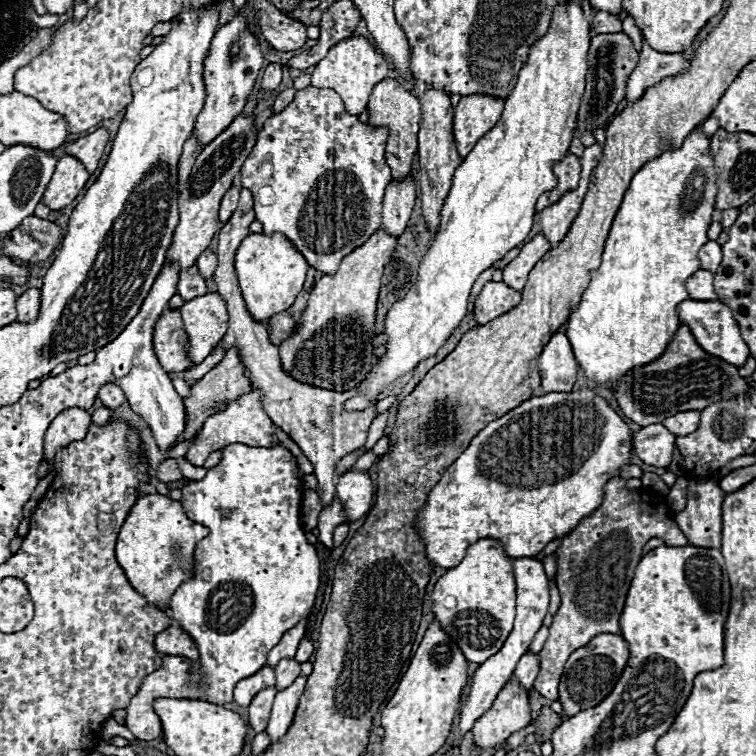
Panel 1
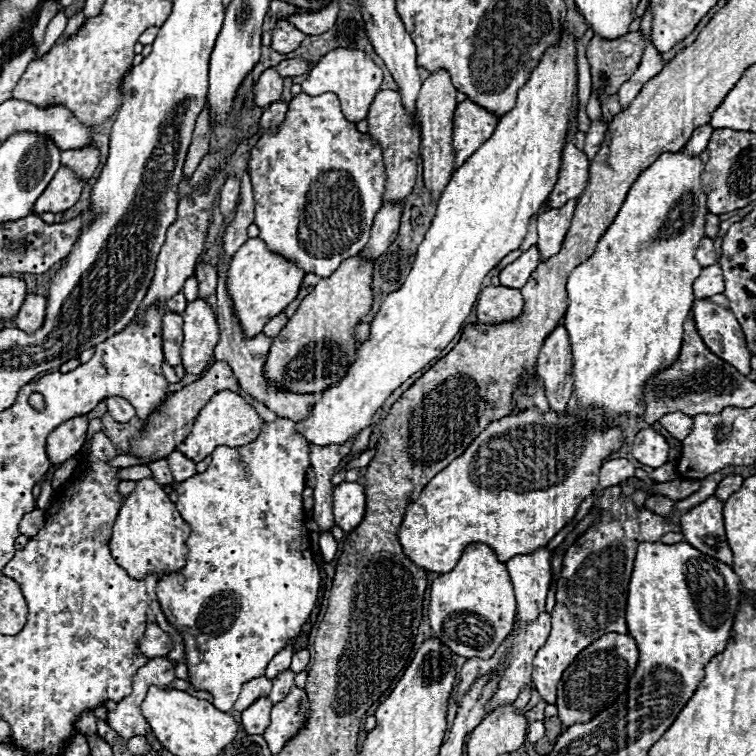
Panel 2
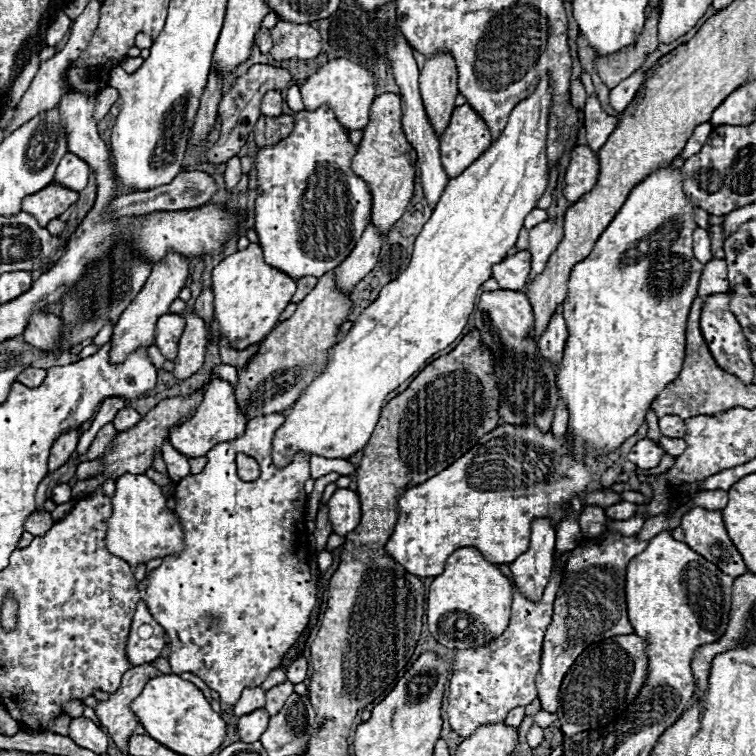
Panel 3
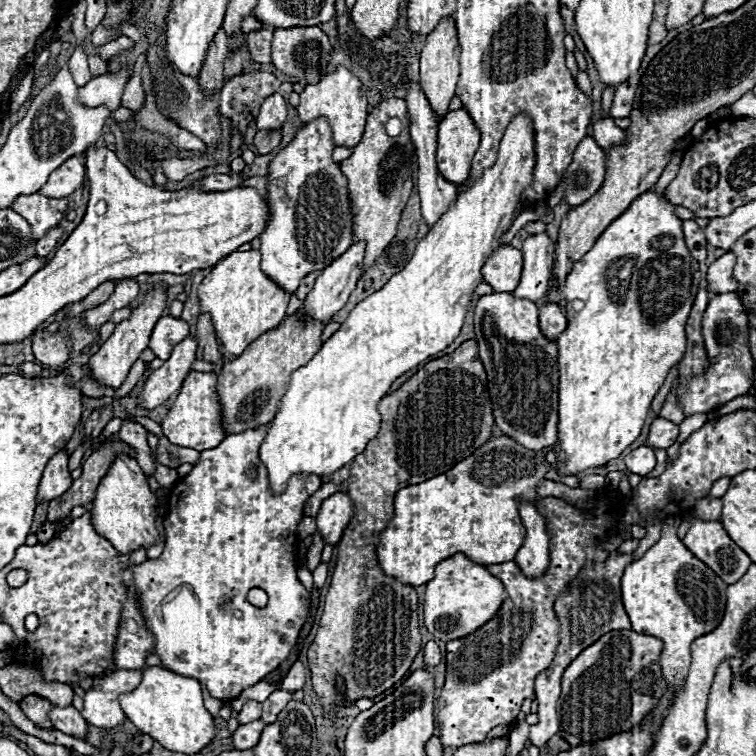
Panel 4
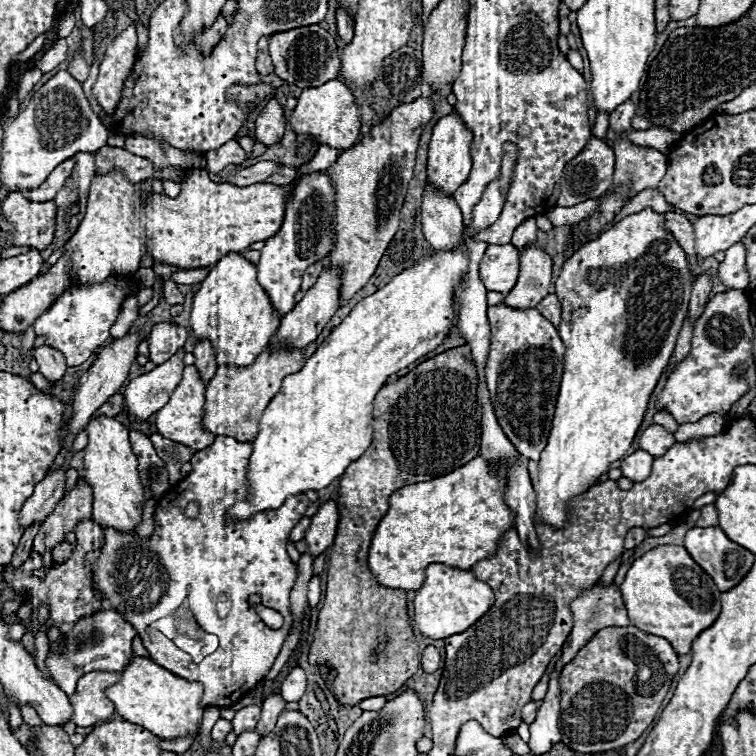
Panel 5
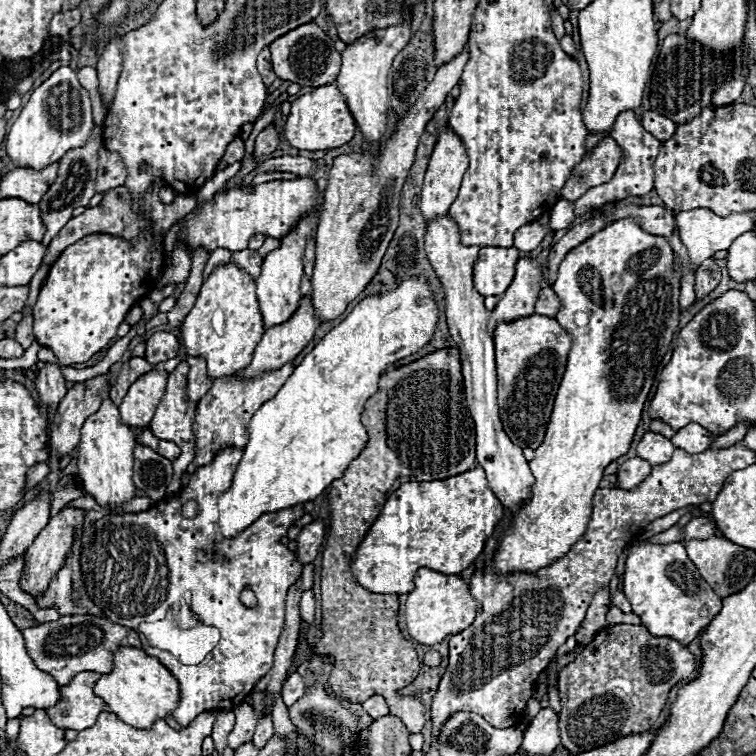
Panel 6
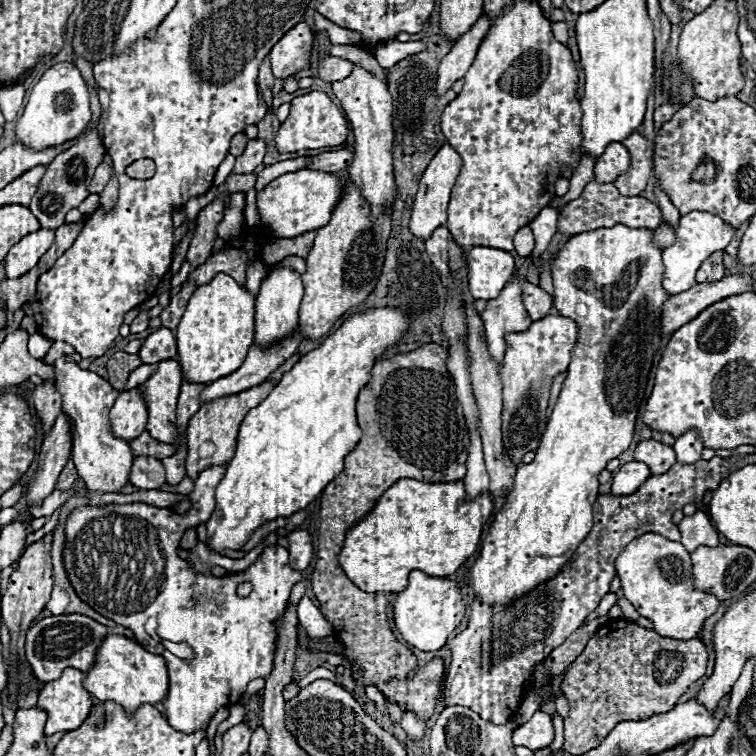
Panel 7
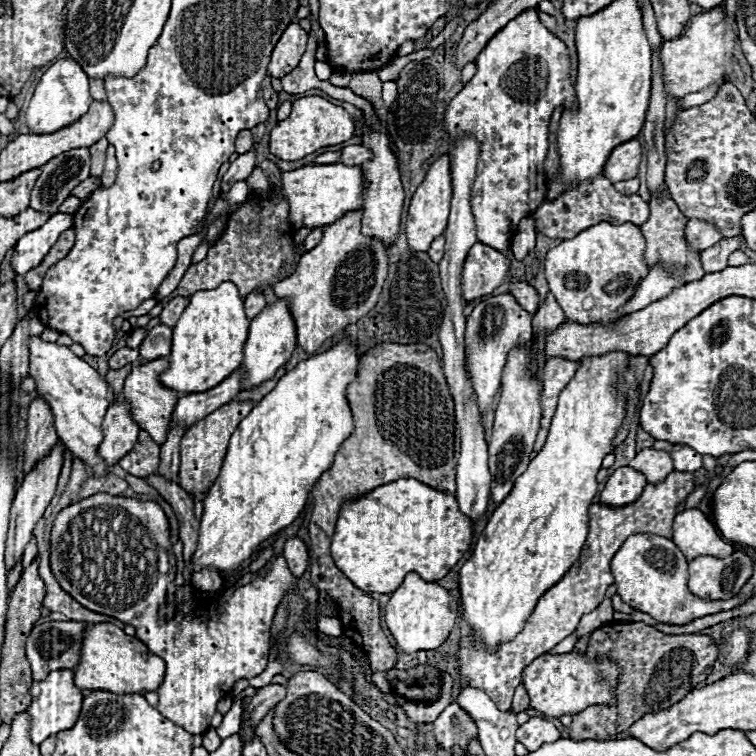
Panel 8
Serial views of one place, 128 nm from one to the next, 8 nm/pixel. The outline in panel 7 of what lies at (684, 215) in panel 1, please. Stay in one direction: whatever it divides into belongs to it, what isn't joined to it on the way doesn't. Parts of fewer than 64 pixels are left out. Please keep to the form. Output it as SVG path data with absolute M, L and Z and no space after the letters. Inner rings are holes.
M616 224L612 228L576 234L558 252L552 276L556 314L578 324L578 340L572 348L568 376L540 438L536 458L518 468L514 490L508 494L504 508L496 514L488 536L484 538L480 558L470 570L474 594L488 604L508 604L516 596L522 596L544 580L556 576L562 564L572 558L574 550L592 530L592 506L598 498L600 486L598 474L610 460L626 452L632 442L648 372L662 342L660 318L670 294L662 288L662 248L654 244L652 230Z

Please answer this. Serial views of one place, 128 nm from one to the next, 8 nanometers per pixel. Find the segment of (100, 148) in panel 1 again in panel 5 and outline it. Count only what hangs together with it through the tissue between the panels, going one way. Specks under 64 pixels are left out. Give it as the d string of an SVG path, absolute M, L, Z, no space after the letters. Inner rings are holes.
M74 158L66 160L64 164L60 164L58 168L54 168L54 172L46 178L46 182L40 188L36 188L32 192L22 192L22 194L28 196L34 202L48 202L48 200L52 200L64 188L64 182L70 178L74 166L76 166Z

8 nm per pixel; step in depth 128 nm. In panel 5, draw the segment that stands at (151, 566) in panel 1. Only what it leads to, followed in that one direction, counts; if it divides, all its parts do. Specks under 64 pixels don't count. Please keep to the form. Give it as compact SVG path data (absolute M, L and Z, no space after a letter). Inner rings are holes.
M100 416L86 426L88 446L84 456L84 478L94 490L94 508L90 520L100 526L110 526L118 532L134 532L142 522L142 508L146 504L144 488L138 476L138 460L128 442L128 428L116 418Z

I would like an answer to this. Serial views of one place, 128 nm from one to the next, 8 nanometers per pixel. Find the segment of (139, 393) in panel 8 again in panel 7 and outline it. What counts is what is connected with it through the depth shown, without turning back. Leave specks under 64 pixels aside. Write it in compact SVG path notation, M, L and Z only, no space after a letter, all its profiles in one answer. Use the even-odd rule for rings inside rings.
M178 360L160 362L158 370L142 384L148 406L148 426L152 438L168 444L178 442L176 402L182 386L182 370Z

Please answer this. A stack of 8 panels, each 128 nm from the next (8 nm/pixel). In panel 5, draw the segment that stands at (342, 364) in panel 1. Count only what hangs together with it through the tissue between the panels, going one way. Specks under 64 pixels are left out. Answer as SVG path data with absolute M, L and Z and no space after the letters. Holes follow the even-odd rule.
M266 346L248 366L218 366L216 376L206 386L206 406L202 426L214 436L230 436L240 442L250 442L260 430L260 416L272 396L280 388L284 376L298 372L304 366L304 350Z

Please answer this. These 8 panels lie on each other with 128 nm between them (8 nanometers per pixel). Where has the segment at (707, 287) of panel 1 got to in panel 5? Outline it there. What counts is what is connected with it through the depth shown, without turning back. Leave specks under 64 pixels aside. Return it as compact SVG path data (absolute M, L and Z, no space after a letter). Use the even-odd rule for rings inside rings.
M738 242L726 250L724 262L718 266L718 278L724 286L744 290L748 286L748 272L746 272L746 250Z

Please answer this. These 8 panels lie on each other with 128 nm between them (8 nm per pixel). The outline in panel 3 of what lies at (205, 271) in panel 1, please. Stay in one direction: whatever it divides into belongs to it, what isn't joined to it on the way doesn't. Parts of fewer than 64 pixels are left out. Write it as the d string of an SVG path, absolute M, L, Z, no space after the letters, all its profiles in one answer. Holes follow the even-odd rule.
M212 288L202 290L202 294L196 298L194 310L206 320L206 324L212 322L212 312L214 312L214 292L212 292Z

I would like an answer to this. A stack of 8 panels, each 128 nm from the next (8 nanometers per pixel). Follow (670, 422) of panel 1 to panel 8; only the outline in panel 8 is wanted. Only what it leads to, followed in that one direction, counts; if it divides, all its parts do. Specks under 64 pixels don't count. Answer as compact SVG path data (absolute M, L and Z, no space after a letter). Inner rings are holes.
M644 448L630 460L630 466L644 472L650 484L656 484L664 480L668 472L672 472L672 458L670 458L670 452L656 450L656 448Z

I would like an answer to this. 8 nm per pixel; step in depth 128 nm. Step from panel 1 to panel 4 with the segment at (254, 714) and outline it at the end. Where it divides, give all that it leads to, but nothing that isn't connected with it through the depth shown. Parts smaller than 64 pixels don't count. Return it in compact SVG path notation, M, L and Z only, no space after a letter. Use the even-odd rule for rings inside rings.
M254 720L254 722L248 722L248 724L240 724L238 730L232 734L232 742L234 742L234 748L240 748L240 750L248 750L248 748L254 748L260 740L260 734L264 730L264 722L262 720Z

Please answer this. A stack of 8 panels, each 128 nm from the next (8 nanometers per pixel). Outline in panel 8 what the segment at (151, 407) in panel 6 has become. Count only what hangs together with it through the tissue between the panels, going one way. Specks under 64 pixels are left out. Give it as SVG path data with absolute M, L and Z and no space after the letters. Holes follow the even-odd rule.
M118 400L108 408L102 430L104 442L100 444L98 452L106 464L116 464L134 448L140 432L140 426L134 422L130 404L126 400Z

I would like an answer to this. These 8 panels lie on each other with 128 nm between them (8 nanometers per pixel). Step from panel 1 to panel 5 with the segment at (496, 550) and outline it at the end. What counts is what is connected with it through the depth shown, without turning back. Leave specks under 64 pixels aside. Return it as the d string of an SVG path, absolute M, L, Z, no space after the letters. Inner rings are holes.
M430 564L426 568L426 582L418 590L414 600L414 622L418 630L434 640L444 640L448 636L468 630L472 624L484 616L494 604L492 588L478 580L472 570L460 570L446 564Z

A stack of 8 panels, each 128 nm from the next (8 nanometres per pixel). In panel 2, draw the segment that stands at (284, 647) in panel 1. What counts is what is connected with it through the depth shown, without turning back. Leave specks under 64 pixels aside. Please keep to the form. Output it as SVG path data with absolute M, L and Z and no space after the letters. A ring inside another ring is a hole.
M294 640L270 660L270 664L268 664L268 668L266 668L266 676L272 680L272 678L276 678L280 672L288 670L292 656L294 656Z

